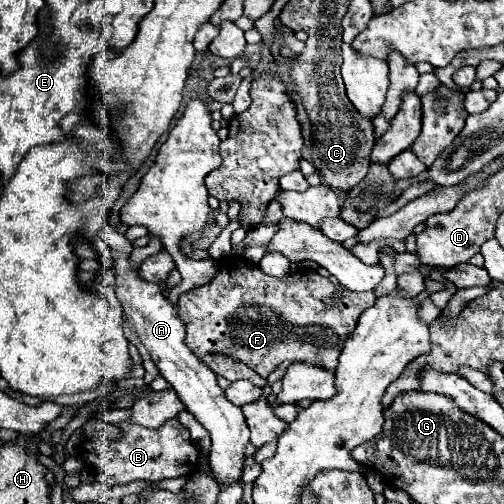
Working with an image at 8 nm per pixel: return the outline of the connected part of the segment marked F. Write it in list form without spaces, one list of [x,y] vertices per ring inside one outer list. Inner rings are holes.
[[[225,258],[219,262],[219,274],[209,284],[179,296],[177,310],[185,322],[185,344],[189,344],[197,358],[203,358],[205,354],[225,354],[267,378],[285,360],[311,362],[327,370],[335,370],[337,358],[341,354],[341,342],[355,328],[357,316],[365,308],[373,306],[375,300],[377,298],[373,292],[353,292],[347,288],[337,292],[329,278],[323,278],[313,270],[299,270],[295,276],[291,276],[291,280],[285,280],[267,276],[259,266],[253,266],[247,260]],[[335,294],[339,294],[337,302],[333,302]]]

